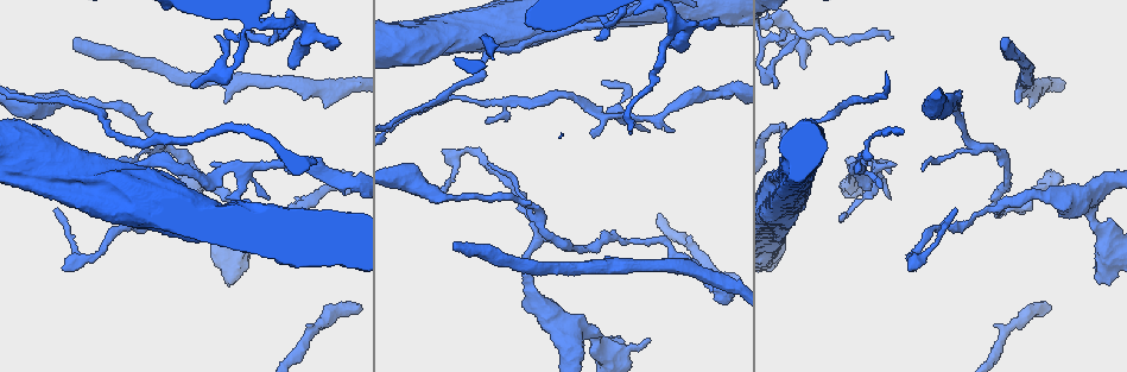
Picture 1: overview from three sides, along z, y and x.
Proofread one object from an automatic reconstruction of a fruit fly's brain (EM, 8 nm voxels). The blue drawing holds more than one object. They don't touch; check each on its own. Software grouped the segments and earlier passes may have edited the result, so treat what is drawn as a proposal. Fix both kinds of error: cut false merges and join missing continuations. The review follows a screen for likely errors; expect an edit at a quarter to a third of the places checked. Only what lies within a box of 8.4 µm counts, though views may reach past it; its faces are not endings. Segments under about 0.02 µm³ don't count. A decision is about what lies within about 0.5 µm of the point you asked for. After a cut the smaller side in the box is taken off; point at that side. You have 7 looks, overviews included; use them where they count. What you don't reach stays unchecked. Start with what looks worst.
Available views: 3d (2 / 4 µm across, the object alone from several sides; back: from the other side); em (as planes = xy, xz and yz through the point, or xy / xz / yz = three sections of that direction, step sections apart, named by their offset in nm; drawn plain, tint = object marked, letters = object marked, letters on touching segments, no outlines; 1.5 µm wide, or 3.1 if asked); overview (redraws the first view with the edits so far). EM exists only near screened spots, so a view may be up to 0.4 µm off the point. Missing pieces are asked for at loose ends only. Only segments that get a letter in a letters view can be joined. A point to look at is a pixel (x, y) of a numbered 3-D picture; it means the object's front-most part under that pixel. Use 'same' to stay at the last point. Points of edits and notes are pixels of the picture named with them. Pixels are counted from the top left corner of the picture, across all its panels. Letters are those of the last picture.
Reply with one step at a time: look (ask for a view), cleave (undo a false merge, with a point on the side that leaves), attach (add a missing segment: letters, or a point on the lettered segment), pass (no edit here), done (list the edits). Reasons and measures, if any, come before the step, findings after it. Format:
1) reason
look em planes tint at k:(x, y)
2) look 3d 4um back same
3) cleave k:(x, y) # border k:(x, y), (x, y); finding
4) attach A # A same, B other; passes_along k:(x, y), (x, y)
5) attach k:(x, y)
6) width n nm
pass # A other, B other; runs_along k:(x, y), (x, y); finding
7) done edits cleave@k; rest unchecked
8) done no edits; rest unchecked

branch stops here
look 3d 4um at 1:(891, 165)

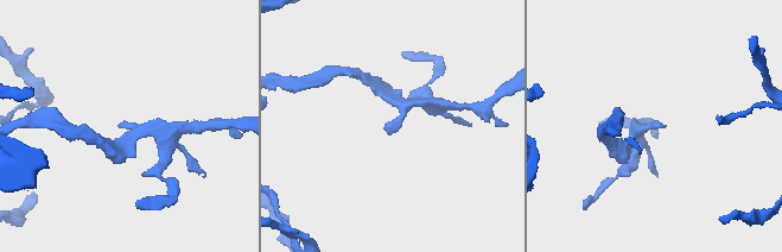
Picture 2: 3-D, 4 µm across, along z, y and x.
now the EM
look em planes letters at 2:(659, 127)

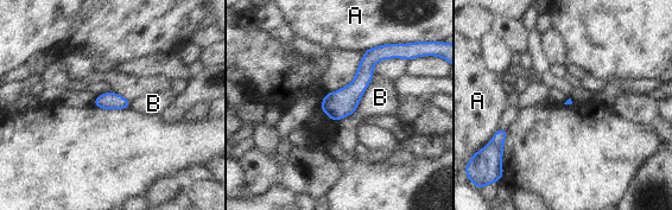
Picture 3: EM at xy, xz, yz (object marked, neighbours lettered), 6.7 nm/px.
longest_contact B 380 nm
pass # A other, B other; runs_along 3:(386, 52), (331, 115); no lettered segment goes on from it

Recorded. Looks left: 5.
branch stops here
look em xz step 8 letters at 1:(890, 36)

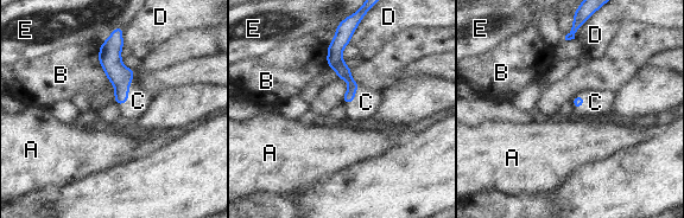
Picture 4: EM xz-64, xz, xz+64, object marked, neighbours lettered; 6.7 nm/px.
width 80 nm
attach C # A other, B other, C same, D other, E other; the neuron continues

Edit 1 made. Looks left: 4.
look 3d 4um at 1:(648, 340)

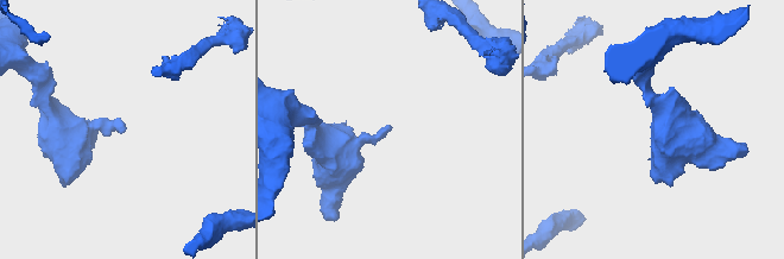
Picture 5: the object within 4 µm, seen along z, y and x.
look em planes letters at 5:(390, 127)

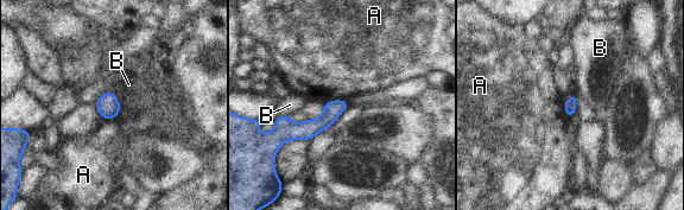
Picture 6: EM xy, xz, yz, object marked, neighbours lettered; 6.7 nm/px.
longest_contact A 80 nm
pass # A other, B other; border 6:(333, 99), (323, 104); none of them fits

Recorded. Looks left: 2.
done edits attach@4; rest unchecked

